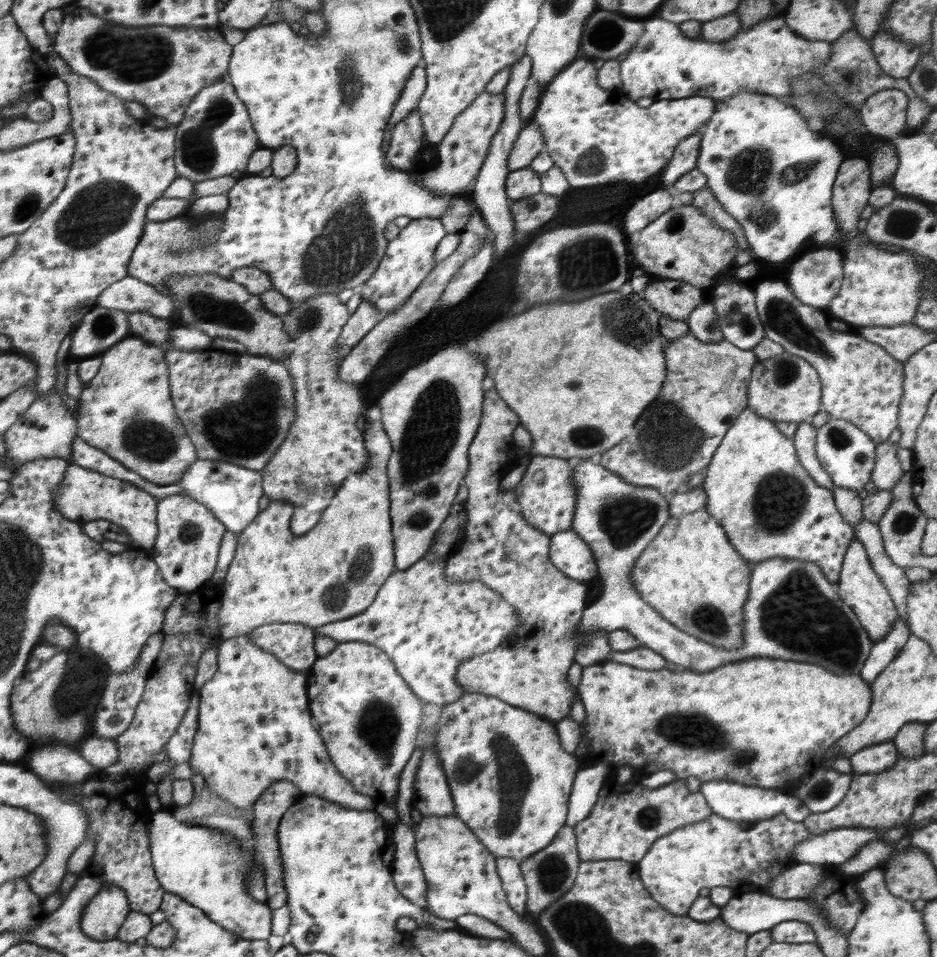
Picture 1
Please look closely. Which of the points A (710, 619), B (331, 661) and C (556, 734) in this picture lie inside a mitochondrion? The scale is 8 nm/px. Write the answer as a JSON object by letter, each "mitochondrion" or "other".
{"A":"mitochondrion","B":"other","C":"other"}

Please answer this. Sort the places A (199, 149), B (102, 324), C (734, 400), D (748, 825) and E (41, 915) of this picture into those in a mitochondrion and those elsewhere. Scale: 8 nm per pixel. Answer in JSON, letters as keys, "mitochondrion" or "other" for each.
{"A":"mitochondrion","B":"mitochondrion","C":"other","D":"other","E":"other"}

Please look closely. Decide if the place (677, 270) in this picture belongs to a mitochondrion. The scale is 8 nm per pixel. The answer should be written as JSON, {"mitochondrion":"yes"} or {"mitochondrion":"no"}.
{"mitochondrion":"no"}

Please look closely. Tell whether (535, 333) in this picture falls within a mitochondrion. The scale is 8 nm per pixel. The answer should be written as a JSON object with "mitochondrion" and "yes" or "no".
{"mitochondrion":"no"}

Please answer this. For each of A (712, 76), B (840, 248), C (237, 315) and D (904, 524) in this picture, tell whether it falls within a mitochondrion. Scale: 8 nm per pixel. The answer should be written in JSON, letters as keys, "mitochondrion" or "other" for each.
{"A":"other","B":"other","C":"mitochondrion","D":"mitochondrion"}

